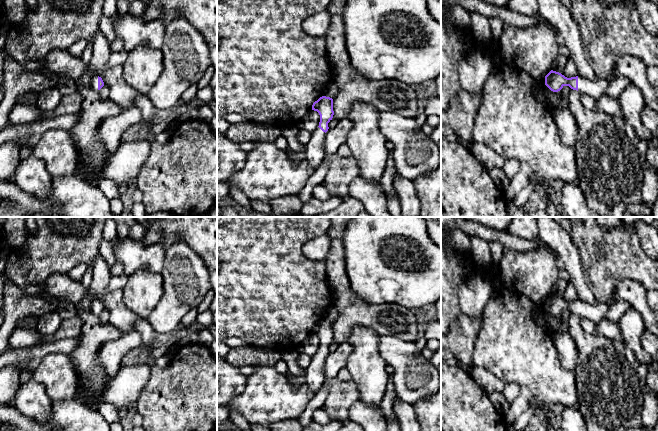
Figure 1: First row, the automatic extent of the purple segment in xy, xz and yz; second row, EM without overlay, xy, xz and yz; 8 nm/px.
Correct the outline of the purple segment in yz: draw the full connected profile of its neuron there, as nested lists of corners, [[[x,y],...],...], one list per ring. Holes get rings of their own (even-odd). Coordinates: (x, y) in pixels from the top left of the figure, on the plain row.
[[[625,280],[621,282],[609,303],[596,300],[593,304],[587,304],[580,300],[567,302],[559,296],[551,294],[545,300],[545,309],[553,316],[560,315],[564,310],[569,310],[580,317],[586,317],[596,324],[600,322],[609,308],[617,302],[628,302],[643,317],[646,330],[658,337],[658,312],[652,311],[646,300],[647,290],[637,281]]]

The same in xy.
[[[95,300],[91,303],[90,309],[93,314],[99,315],[104,310],[104,306],[101,301]]]

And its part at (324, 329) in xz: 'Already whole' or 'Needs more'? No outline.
Needs more

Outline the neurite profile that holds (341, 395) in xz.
[[[325,377],[323,385],[327,388],[324,410],[331,421],[345,424],[349,421],[349,410],[356,401],[360,400],[360,393],[356,383],[341,381],[337,377]]]

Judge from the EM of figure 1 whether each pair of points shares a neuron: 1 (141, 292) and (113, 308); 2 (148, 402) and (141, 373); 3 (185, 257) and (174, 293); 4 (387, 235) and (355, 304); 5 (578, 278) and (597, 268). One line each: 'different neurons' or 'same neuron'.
1: different neurons
2: different neurons
3: same neuron
4: different neurons
5: different neurons

